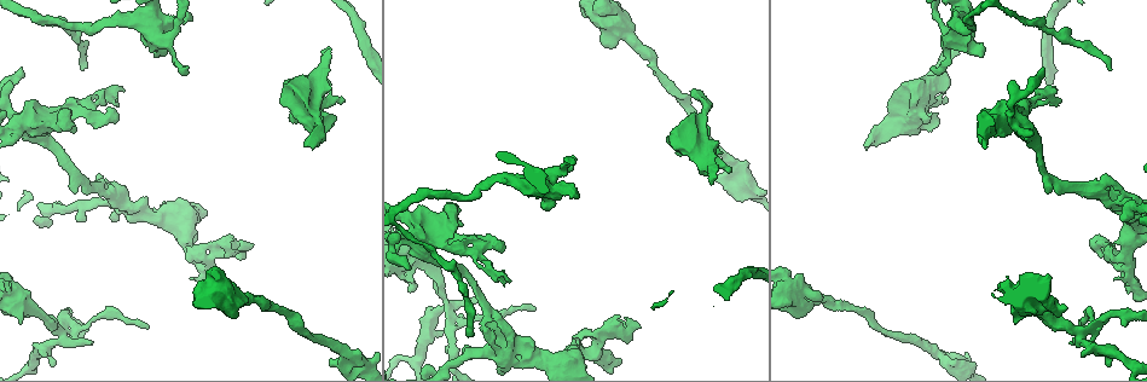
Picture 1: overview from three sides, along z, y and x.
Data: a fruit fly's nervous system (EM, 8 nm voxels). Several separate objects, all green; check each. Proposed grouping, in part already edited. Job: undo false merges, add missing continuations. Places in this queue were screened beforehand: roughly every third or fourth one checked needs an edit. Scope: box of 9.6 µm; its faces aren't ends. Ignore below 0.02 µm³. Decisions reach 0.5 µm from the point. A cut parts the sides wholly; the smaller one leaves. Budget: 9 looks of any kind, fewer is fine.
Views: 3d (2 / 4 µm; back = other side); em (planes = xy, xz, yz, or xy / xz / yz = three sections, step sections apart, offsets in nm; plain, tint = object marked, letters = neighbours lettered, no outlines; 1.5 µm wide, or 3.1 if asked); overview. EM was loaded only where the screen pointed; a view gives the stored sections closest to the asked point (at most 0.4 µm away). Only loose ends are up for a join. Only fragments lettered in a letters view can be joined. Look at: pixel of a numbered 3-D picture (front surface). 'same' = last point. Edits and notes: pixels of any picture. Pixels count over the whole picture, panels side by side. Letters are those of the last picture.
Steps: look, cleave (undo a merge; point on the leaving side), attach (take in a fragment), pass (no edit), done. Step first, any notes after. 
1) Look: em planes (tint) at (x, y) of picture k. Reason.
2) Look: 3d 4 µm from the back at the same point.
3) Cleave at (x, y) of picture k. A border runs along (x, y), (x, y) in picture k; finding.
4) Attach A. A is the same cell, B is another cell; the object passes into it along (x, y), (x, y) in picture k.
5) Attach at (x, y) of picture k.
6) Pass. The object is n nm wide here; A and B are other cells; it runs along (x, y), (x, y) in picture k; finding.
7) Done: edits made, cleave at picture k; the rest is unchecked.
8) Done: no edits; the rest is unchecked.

Look: em yz step 4 (letters) at (693, 91) of picture 1. Branch stops here.

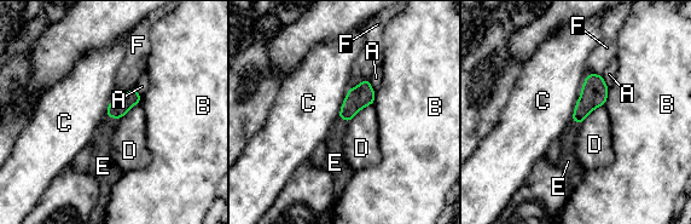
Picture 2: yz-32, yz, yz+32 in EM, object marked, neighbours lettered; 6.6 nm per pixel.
Attach at (104, 133) of picture 2. The object is 130 nm wide here; the longest contact is with C, 320 nm; E is the same cell, A, B, C, D and F are other cells; the cell continues.

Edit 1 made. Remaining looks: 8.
Look: em planes (letters) at (328, 124) of picture 1. Branch stops here.

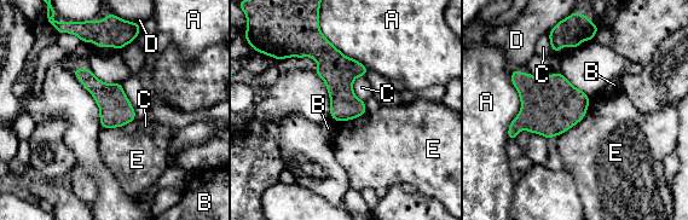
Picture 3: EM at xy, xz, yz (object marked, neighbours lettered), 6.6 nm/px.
Pass. The longest contact is with A, 500 nm; A, B, C, D and E are other cells; a border runs along (359, 75), (353, 92), (363, 100) in picture 3; none of them fits.

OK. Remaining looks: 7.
Look: em planes (letters) at (713, 183) of picture 1. Branch stops here.

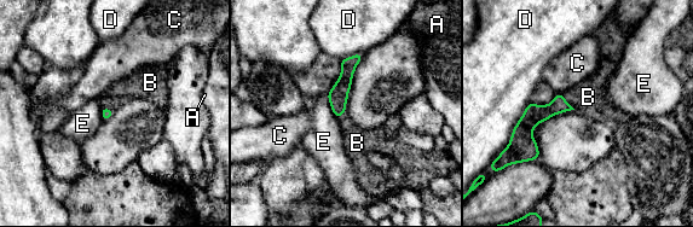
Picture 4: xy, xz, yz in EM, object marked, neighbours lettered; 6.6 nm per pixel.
Attach at (588, 97) of picture 4. The longest contact is with D, 360 nm; B is the same cell, A, C, D and E are other cells; the cell continues.

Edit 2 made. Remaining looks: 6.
Look: overview. Redraw.

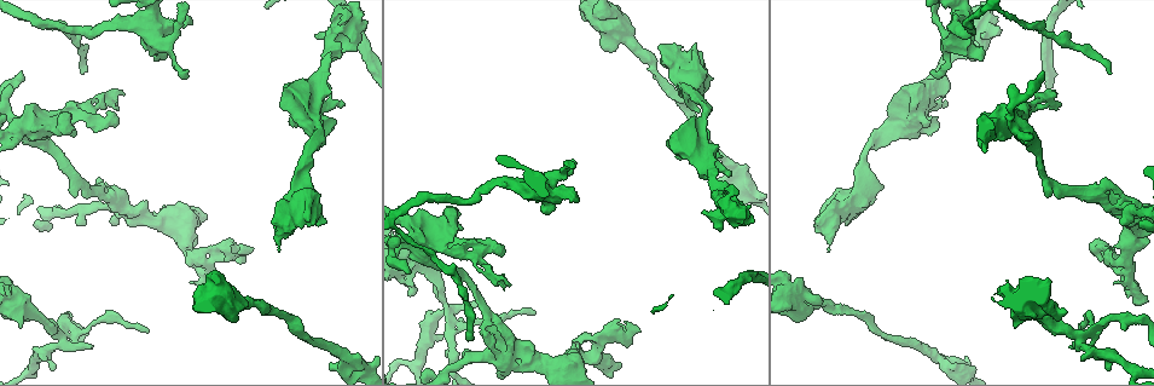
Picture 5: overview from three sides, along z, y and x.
Look: 3d 2 µm at (816, 217) of picture 5. An open end.

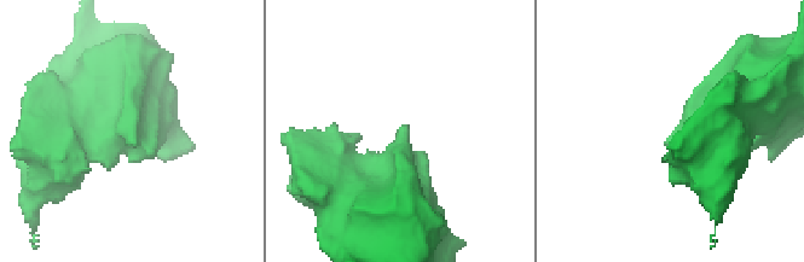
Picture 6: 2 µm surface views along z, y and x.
Look: em planes (letters) at (401, 126) of picture 6. Now the EM.

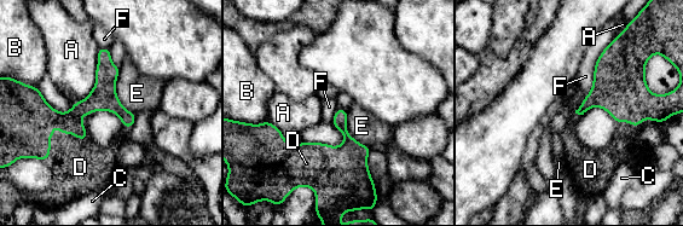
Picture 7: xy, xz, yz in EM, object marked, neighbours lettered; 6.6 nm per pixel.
Attach at (73, 162) of picture 7. D is the same cell, A, B, C, E and F are other cells; the cell continues.

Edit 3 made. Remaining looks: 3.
Done: edits made, attach at picture 2, attach at picture 4, attach at picture 7; the rest is unchecked.

